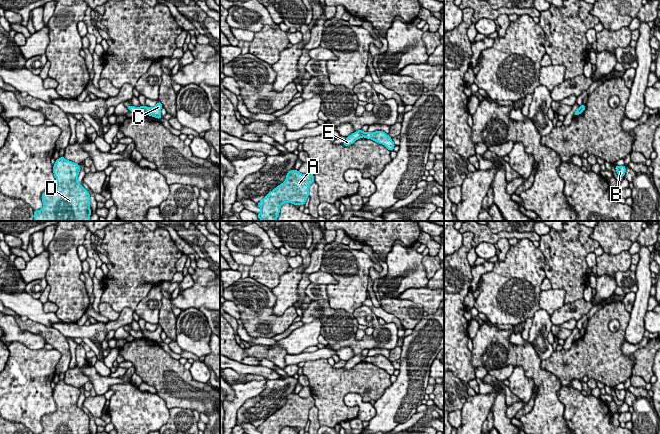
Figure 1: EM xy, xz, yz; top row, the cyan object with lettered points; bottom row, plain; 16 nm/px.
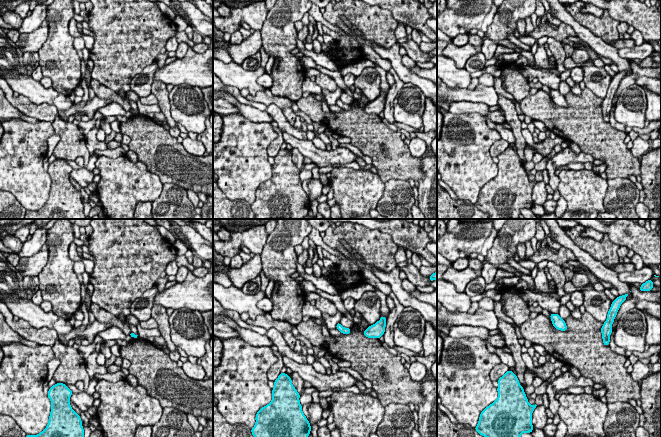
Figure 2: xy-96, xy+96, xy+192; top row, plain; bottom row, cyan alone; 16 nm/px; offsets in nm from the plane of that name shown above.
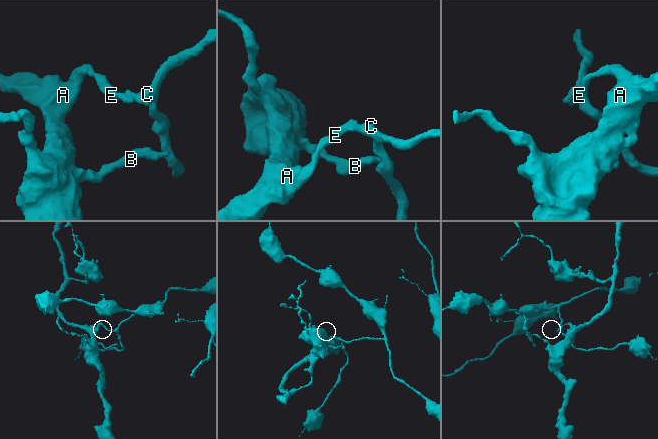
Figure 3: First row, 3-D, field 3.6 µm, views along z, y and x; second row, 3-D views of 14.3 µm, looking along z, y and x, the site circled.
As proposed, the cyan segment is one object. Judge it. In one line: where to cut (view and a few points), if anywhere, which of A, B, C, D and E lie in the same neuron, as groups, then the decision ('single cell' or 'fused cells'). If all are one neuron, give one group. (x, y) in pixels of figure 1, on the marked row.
xy (140, 107), (144, 112) | A B D E / C | fused cells

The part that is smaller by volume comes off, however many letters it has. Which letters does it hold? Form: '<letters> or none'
A, B, D, E

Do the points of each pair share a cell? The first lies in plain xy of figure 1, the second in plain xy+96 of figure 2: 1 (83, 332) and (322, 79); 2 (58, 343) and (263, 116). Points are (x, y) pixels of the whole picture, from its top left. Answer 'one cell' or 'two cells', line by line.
1: two cells
2: two cells

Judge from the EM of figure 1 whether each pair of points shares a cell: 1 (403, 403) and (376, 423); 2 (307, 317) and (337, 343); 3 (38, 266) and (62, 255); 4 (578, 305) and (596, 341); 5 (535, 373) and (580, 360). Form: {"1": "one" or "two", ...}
{"1": "one", "2": "one", "3": "two", "4": "two", "5": "two"}

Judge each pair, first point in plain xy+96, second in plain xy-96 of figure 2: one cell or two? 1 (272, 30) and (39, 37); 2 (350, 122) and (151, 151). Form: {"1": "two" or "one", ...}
{"1": "two", "2": "one"}

